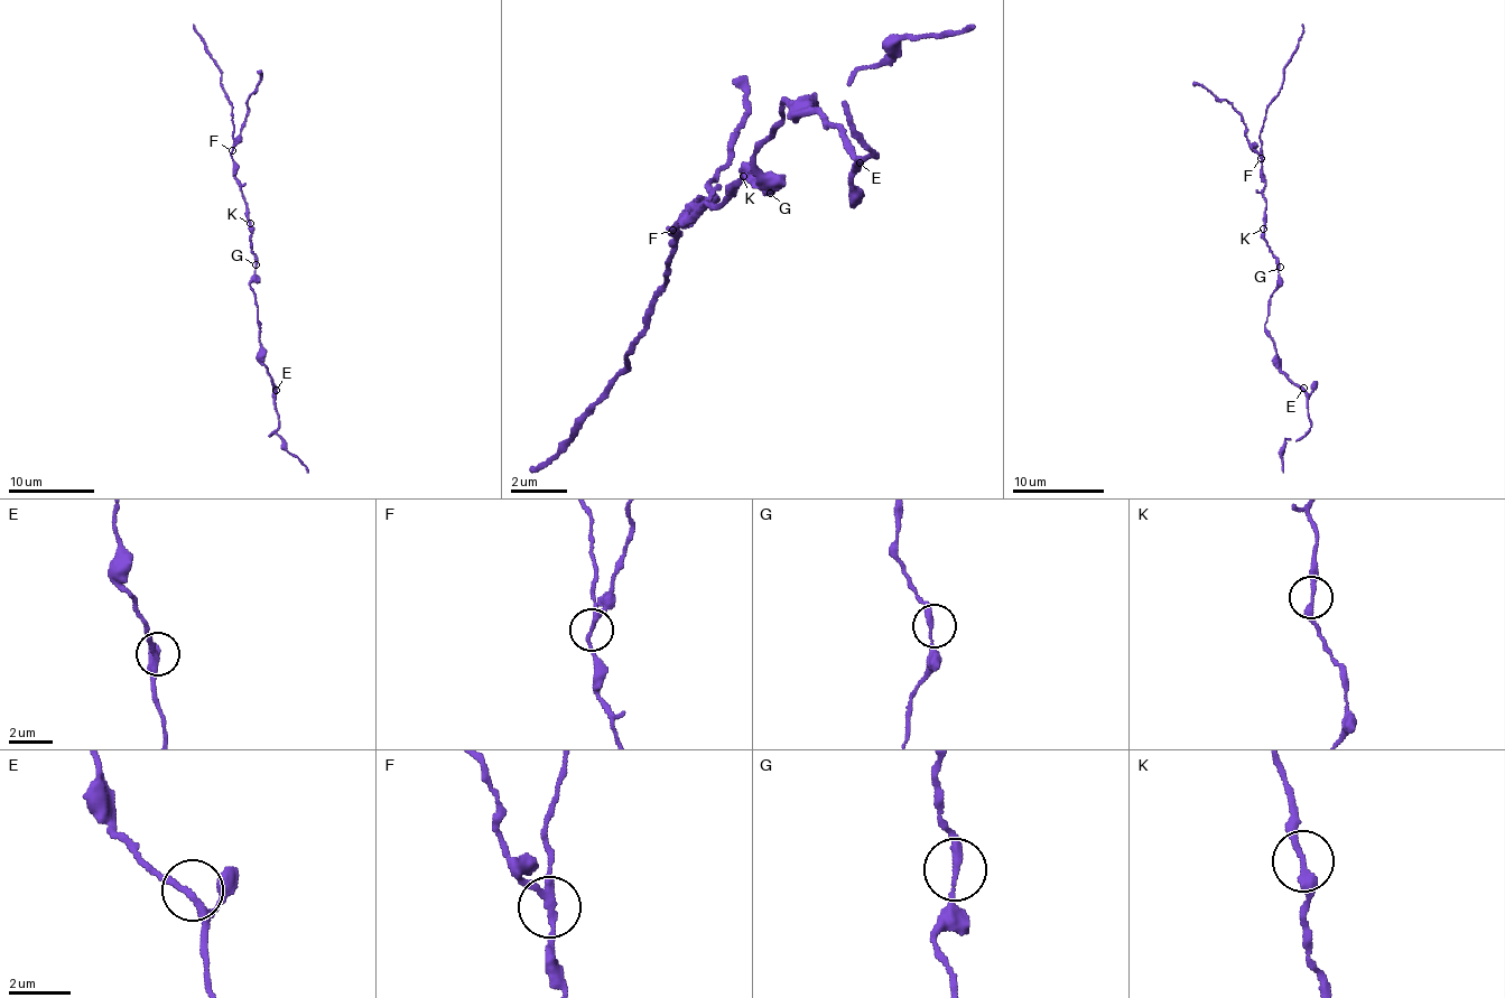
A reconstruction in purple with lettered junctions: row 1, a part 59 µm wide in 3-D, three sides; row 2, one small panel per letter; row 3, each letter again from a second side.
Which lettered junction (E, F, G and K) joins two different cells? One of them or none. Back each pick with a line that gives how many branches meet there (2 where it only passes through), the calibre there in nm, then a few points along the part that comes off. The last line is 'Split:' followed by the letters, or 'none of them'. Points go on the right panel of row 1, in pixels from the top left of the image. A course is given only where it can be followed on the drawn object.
F: branches 3; calibre 170 nm; course (1261, 158), (1245, 133), (1243, 117), (1232, 105), (1192, 83)
Split: F

